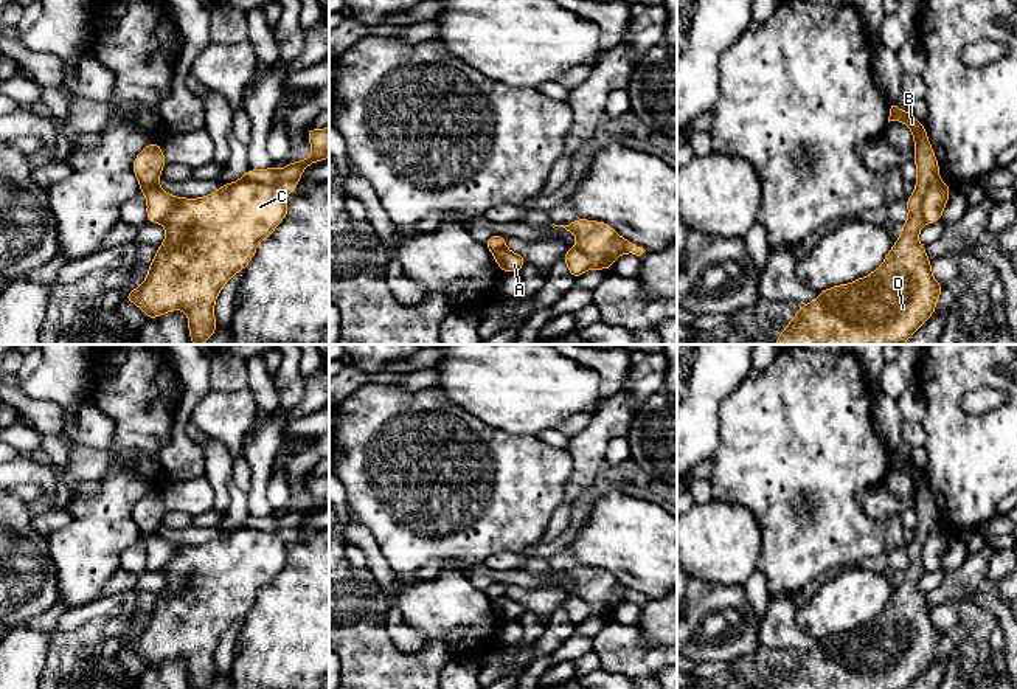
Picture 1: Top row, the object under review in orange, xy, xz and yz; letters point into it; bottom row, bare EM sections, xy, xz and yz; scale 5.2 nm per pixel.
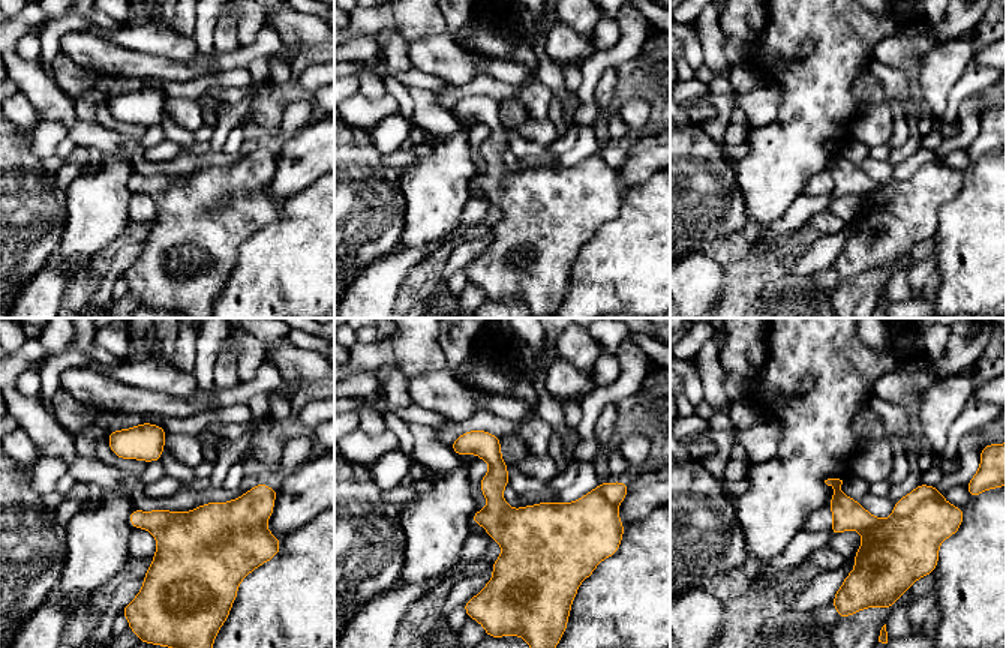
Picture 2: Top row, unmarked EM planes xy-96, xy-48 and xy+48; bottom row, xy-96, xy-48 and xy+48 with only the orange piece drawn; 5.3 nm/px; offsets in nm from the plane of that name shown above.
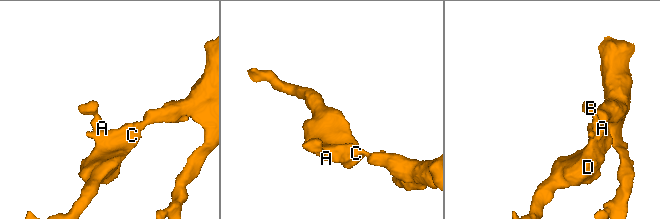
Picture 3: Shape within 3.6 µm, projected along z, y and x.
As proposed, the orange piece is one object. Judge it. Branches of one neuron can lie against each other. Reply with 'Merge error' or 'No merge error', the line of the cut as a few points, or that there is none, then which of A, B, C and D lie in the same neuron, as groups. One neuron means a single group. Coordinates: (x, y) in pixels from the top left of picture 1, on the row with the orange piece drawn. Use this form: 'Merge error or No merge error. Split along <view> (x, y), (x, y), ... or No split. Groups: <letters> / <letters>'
Merge error. Split along xy (221, 188), (255, 180), (286, 193). Groups: A / B C D

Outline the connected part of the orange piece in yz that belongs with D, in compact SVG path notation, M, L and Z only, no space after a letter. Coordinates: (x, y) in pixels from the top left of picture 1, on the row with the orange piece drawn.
M897 106L890 109L890 121L902 121L913 133L918 178L915 192L908 196L908 217L902 225L882 265L869 275L849 284L838 284L821 290L809 304L801 304L773 344L904 344L933 313L944 287L932 275L932 262L918 236L927 223L922 202L930 183L939 177L939 163L935 157L927 130L911 112Z

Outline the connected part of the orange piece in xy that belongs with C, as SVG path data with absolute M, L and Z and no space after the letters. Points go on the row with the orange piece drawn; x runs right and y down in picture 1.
M236 182L230 189L217 189L199 199L179 197L174 211L161 220L166 239L148 267L146 281L129 290L126 301L138 306L148 320L171 310L188 313L193 344L210 340L219 327L214 303L233 275L253 259L259 242L275 231L289 213L287 192L256 182Z

